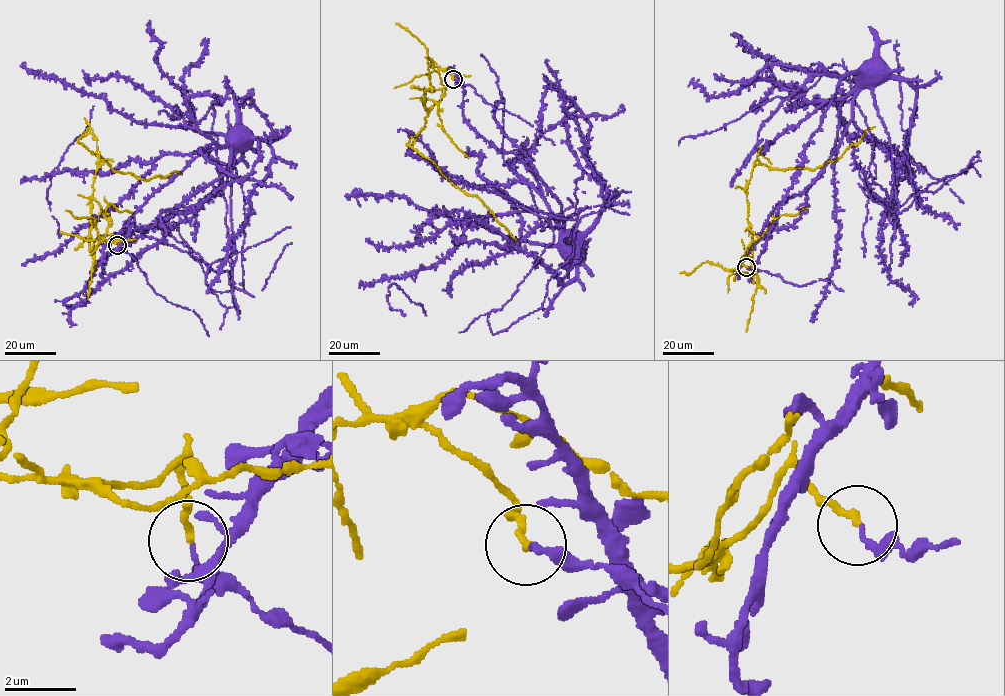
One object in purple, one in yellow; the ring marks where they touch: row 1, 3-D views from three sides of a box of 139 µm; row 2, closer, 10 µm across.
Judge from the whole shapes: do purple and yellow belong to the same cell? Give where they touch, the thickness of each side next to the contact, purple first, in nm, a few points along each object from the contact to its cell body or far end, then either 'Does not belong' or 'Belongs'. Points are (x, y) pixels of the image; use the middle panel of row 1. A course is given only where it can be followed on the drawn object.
Place: (453, 79). Thickness 140 nm (purple) against 200 nm. Course of purple: (453, 79), (457, 77), (463, 88), (464, 119), (533, 170), (561, 205), (569, 239). Course of yellow: (452, 79), (439, 69), (445, 93), (438, 104), (425, 101), (425, 126), (406, 144), (477, 195), (516, 241). Does not belong

